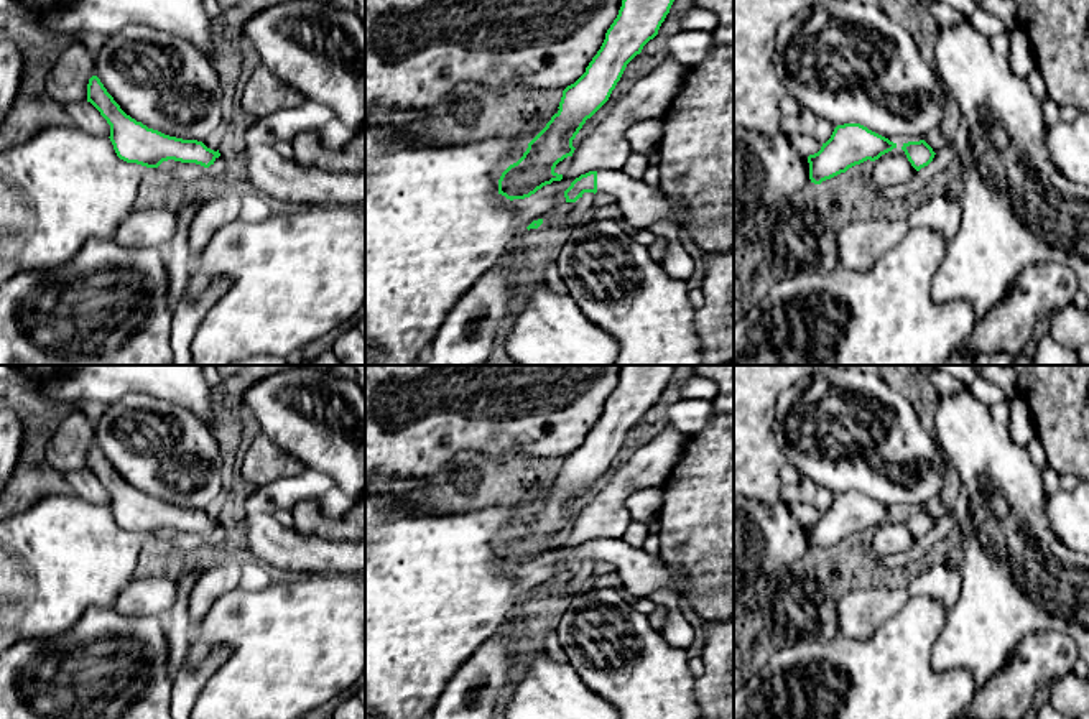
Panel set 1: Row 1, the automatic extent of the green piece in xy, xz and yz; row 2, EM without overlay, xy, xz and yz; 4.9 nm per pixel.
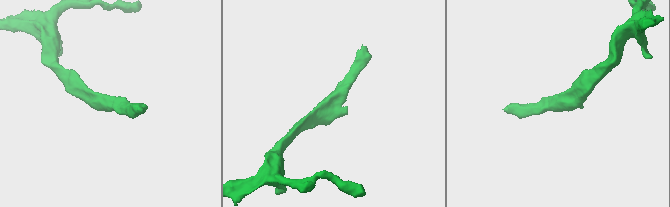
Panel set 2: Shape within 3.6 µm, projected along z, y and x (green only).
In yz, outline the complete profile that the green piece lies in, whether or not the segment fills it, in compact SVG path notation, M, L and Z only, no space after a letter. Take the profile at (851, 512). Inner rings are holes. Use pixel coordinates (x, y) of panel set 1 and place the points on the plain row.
M860 492L837 494L821 518L808 525L809 548L821 553L867 528L875 530L897 517L897 512Z

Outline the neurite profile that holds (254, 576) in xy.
M240 559L240 581L239 587L250 592L260 592L273 584L276 574L262 566L255 559Z

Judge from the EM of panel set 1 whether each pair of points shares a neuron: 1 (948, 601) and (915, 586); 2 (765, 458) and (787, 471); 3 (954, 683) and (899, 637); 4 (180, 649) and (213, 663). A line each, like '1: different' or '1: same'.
1: same
2: different
3: same
4: different

